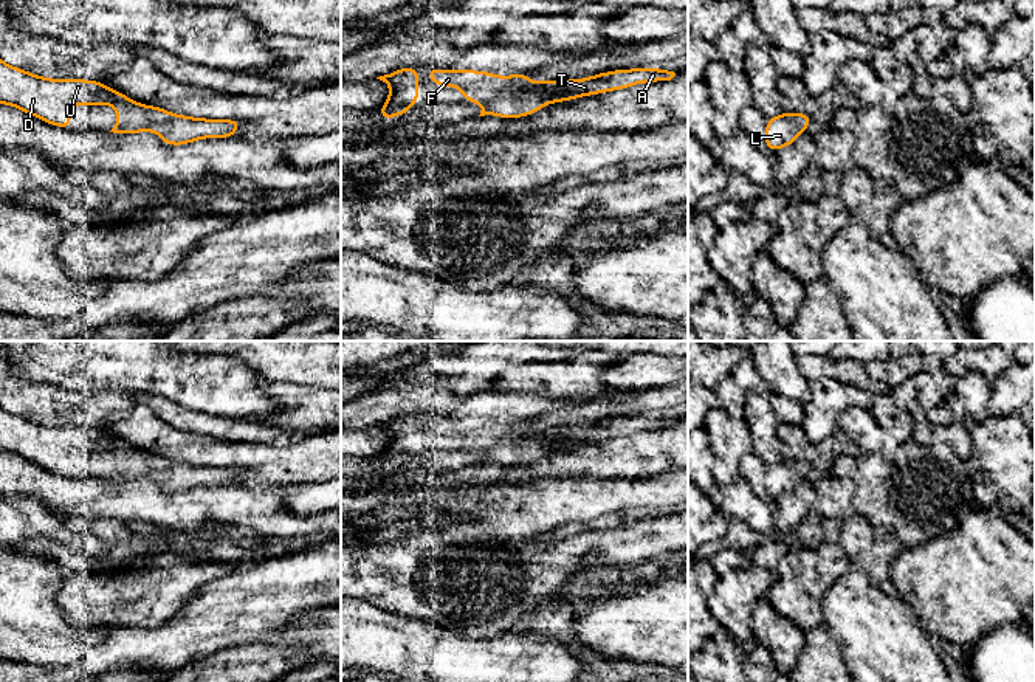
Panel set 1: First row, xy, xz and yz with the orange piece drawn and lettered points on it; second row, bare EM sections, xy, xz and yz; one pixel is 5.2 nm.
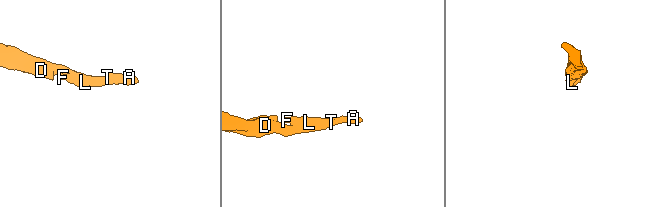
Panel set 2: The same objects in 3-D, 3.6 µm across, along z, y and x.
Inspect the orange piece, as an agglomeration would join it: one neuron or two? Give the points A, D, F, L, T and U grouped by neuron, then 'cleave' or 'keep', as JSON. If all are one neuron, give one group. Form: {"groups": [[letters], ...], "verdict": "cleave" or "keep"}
{"groups": [["A", "D", "F", "L", "T", "U"]], "verdict": "keep"}

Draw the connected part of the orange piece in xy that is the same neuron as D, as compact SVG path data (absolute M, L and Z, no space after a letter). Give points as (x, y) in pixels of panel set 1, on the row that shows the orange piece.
M0 59L0 104L15 107L51 126L71 127L71 105L113 105L118 108L113 133L155 132L169 146L205 138L231 138L243 127L237 119L206 119L172 115L144 105L99 81L50 79L11 67Z

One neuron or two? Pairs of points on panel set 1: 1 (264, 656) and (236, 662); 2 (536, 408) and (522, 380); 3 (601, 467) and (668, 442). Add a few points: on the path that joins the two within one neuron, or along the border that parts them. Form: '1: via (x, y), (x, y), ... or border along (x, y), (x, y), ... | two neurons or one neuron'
1: via (257, 662), (242, 662) | one neuron
2: border along (493, 389), (505, 392), (549, 392), (564, 397) | two neurons
3: via (618, 458), (651, 453) | one neuron

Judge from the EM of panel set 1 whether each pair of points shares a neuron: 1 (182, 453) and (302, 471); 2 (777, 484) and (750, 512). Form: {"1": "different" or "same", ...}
{"1": "same", "2": "different"}

